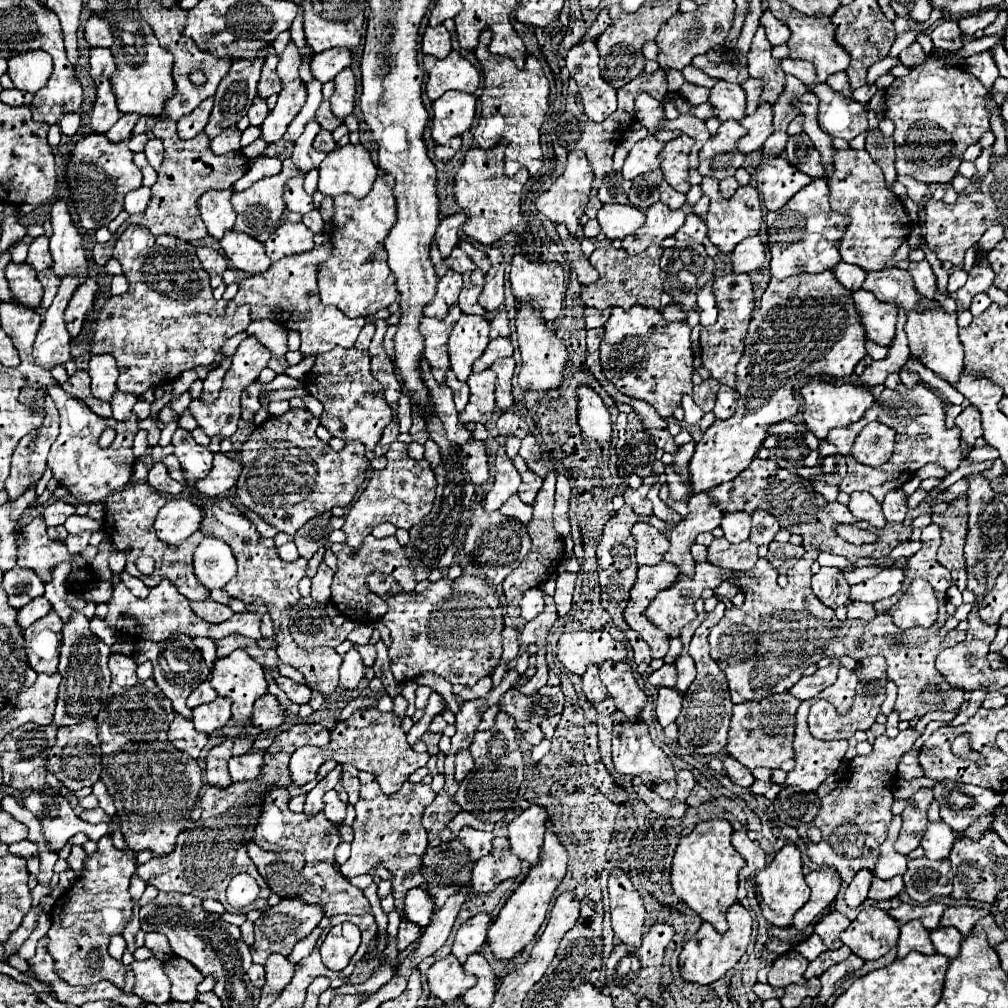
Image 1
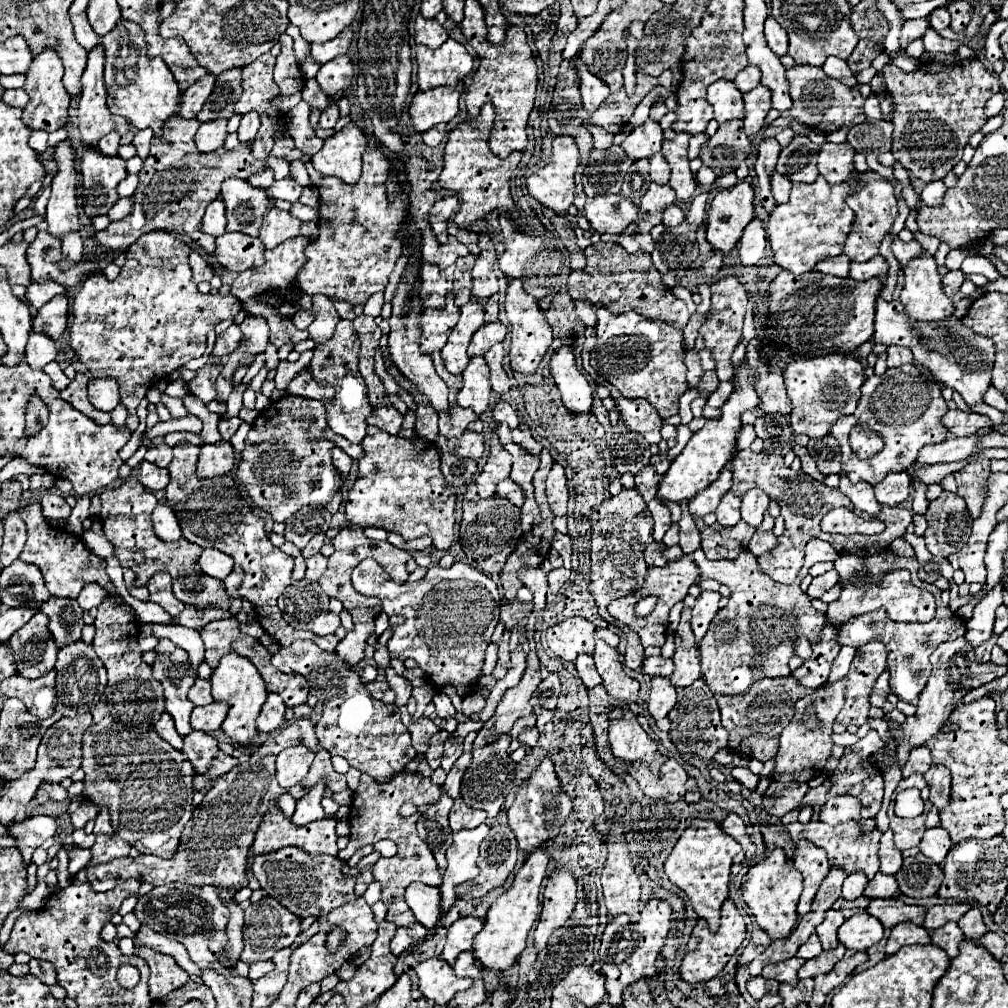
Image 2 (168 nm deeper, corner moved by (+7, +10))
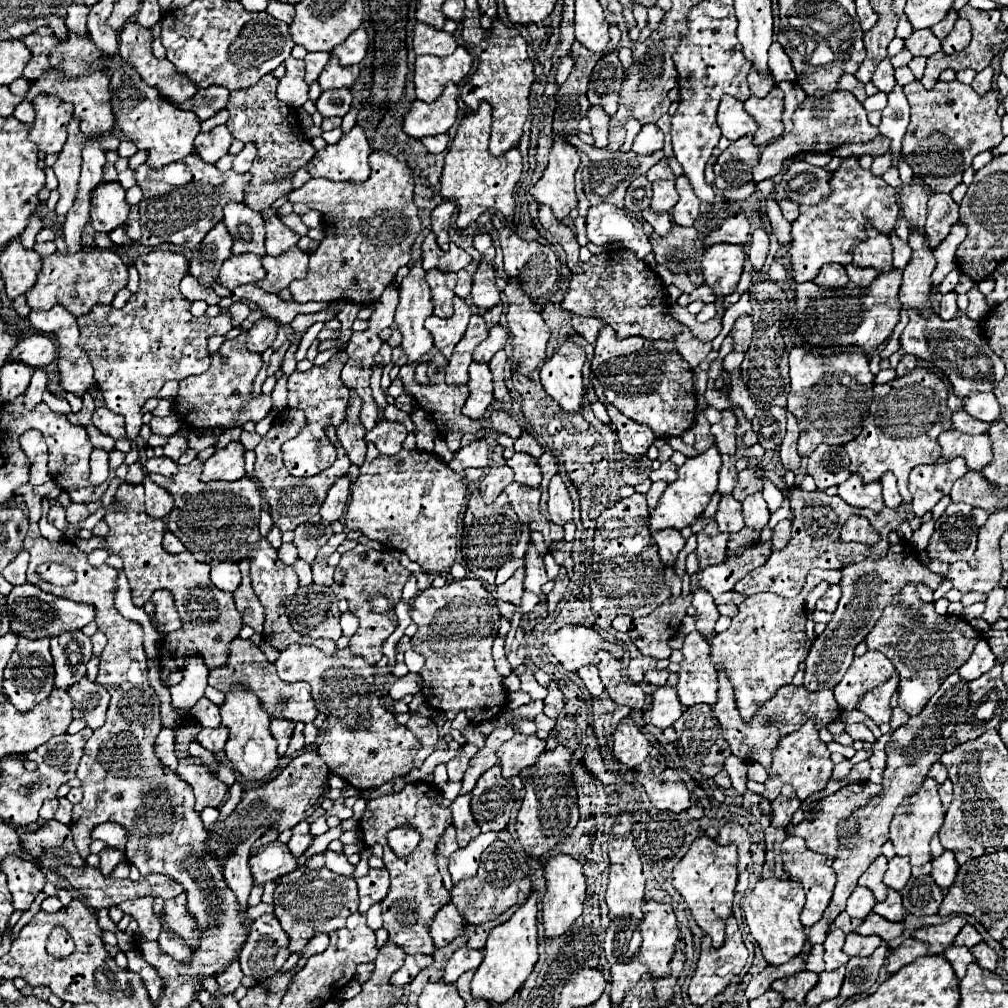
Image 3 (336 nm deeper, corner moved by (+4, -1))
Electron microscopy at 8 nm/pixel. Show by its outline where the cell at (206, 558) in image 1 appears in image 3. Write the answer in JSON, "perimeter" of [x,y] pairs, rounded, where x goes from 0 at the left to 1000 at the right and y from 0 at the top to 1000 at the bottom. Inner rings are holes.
{"perimeter":[[[219,558],[219,560],[209,562],[209,575],[217,585],[233,587],[239,577],[237,562],[233,558]]]}

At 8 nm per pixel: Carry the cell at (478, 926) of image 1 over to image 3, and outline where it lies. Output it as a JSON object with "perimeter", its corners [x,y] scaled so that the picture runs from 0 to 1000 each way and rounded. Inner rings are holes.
{"perimeter":[[[457,938],[449,944],[449,948],[445,950],[443,958],[441,958],[441,974],[453,974],[453,970],[463,964],[463,962],[471,962],[479,952],[479,942],[473,940],[465,940],[465,938]]]}

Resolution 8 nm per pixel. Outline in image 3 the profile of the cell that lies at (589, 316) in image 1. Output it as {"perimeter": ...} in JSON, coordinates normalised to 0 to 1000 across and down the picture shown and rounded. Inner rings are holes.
{"perimeter":[[[568,313],[568,325],[582,337],[582,339],[590,339],[594,325],[600,319],[596,315],[584,315],[584,313]]]}

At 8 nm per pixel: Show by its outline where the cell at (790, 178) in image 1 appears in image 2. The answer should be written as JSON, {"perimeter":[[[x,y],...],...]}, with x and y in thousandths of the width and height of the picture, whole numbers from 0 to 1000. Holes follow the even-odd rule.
{"perimeter":[[[768,172],[768,176],[766,176],[766,193],[768,193],[768,197],[772,201],[780,201],[782,199],[784,186],[786,186],[786,182],[780,180],[780,176],[776,176],[774,172]]]}

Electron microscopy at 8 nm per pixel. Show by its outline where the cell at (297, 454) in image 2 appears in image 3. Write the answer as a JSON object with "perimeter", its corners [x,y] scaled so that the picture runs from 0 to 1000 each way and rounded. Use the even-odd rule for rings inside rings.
{"perimeter":[[[283,405],[281,409],[277,409],[267,425],[267,429],[259,435],[259,438],[253,442],[253,452],[255,452],[255,458],[253,458],[253,466],[251,466],[251,476],[259,482],[259,486],[263,488],[263,496],[265,496],[265,502],[267,502],[267,510],[273,518],[273,522],[279,526],[279,528],[285,528],[285,526],[293,526],[293,522],[301,520],[303,516],[307,516],[309,512],[313,512],[318,504],[318,500],[322,498],[324,494],[324,486],[328,484],[328,480],[344,470],[348,458],[346,454],[342,452],[342,446],[340,442],[336,440],[334,433],[332,433],[332,425],[330,423],[324,423],[324,435],[330,438],[330,442],[334,444],[334,456],[328,460],[328,464],[324,464],[322,468],[314,470],[314,472],[307,472],[307,474],[293,474],[287,470],[287,466],[283,464],[283,458],[281,458],[281,448],[279,448],[279,442],[281,438],[285,438],[287,435],[295,433],[301,425],[303,425],[305,417],[303,417],[303,411],[299,407],[293,407],[293,405]]]}

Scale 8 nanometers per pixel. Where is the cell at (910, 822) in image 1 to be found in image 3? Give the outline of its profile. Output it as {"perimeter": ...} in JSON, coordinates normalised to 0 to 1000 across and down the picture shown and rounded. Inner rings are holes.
{"perimeter":[[[920,772],[914,778],[912,786],[908,786],[906,790],[902,790],[898,796],[894,796],[890,800],[890,806],[888,806],[886,813],[884,813],[882,823],[884,823],[884,835],[888,839],[888,847],[890,849],[900,849],[904,853],[904,859],[914,859],[914,857],[924,853],[922,833],[934,821],[936,810],[938,810],[930,784],[932,784],[932,778],[928,774],[924,774],[924,772]],[[900,804],[902,804],[902,808],[900,808]]]}

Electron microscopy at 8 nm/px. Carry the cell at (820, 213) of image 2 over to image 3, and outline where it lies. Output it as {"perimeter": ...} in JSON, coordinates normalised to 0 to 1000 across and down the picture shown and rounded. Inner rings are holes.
{"perimeter":[[[840,157],[834,169],[828,169],[828,188],[816,198],[816,202],[795,204],[793,216],[787,220],[787,238],[783,246],[785,276],[789,280],[803,280],[811,276],[811,270],[820,260],[842,262],[846,246],[860,236],[858,224],[866,222],[870,228],[882,232],[888,224],[892,204],[888,200],[888,188],[876,181],[876,177],[866,175],[864,169],[856,169],[850,157]]]}

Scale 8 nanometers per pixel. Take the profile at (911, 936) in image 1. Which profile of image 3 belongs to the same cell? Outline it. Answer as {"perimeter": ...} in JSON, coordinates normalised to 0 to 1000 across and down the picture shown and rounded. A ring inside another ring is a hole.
{"perimeter":[[[900,931],[880,950],[880,962],[882,962],[882,966],[888,966],[892,960],[896,960],[898,956],[904,956],[906,952],[910,952],[910,950],[914,950],[918,946],[920,946],[920,937],[914,937],[914,933]]]}

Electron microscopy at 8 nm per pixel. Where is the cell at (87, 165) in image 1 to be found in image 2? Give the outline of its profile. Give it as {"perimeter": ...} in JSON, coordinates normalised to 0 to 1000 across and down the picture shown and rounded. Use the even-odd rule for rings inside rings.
{"perimeter":[[[83,148],[83,156],[81,156],[81,178],[83,178],[81,199],[83,199],[83,209],[87,215],[107,213],[109,205],[119,197],[115,191],[115,186],[123,176],[125,176],[125,160],[123,158],[119,158],[117,154],[105,156],[97,148]]]}

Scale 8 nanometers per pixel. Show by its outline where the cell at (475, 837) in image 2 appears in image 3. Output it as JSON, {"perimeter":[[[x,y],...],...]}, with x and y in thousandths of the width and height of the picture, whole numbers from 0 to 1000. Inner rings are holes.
{"perimeter":[[[491,825],[475,827],[467,837],[463,837],[461,841],[455,841],[453,845],[449,845],[445,849],[445,865],[449,869],[449,877],[453,877],[455,873],[459,873],[463,869],[471,869],[473,867],[477,847],[491,833],[493,833]]]}

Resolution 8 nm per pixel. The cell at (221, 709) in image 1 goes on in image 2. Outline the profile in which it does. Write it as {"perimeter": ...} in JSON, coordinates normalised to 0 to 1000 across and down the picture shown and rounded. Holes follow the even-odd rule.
{"perimeter":[[[216,695],[202,699],[202,701],[192,701],[190,705],[190,721],[194,725],[202,725],[202,727],[212,727],[218,723],[220,715],[226,709],[226,699],[220,699]]]}

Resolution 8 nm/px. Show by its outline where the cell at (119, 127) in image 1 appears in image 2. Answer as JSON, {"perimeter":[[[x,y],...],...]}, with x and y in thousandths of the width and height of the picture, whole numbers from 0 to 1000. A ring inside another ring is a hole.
{"perimeter":[[[107,132],[105,136],[101,136],[101,140],[97,142],[97,148],[101,154],[115,154],[119,146],[119,134],[117,132]]]}

